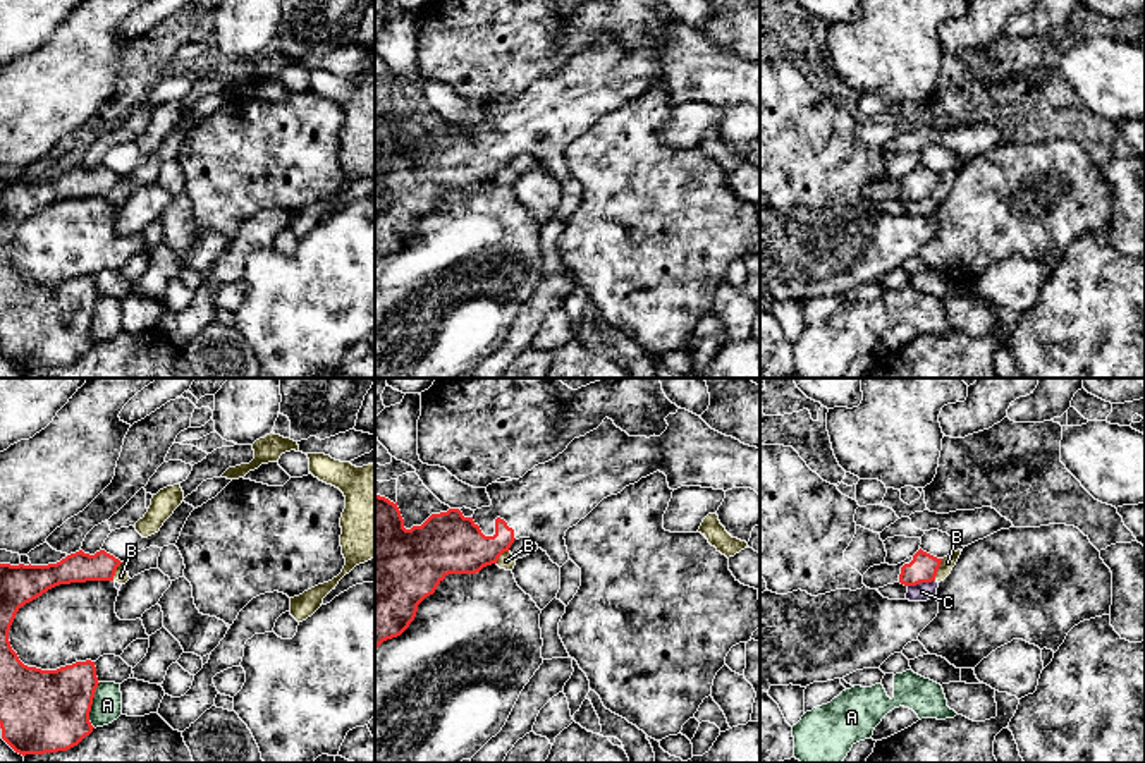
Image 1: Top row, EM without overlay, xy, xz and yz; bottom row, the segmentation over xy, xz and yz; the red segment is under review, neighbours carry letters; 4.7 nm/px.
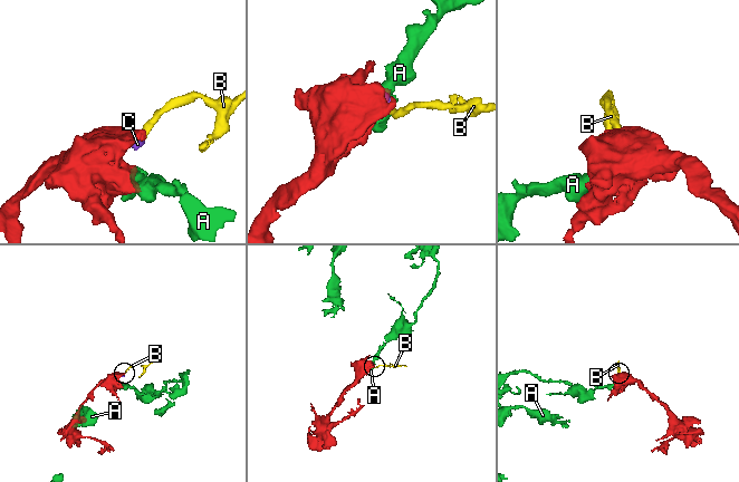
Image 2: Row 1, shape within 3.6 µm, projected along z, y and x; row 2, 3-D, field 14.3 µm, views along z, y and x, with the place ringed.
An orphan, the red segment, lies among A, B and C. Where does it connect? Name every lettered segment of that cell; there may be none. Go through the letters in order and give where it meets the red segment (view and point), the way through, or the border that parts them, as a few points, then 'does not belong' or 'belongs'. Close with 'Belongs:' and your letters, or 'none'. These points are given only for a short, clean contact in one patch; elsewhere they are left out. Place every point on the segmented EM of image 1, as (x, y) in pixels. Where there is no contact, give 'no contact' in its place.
A: contact xy (91, 703); does not belong
B: contact yz (937, 569); border yz (942, 559), (934, 579); does not belong
C: contact yz (920, 581); border yz (934, 579), (908, 586); does not belong
Belongs: none

